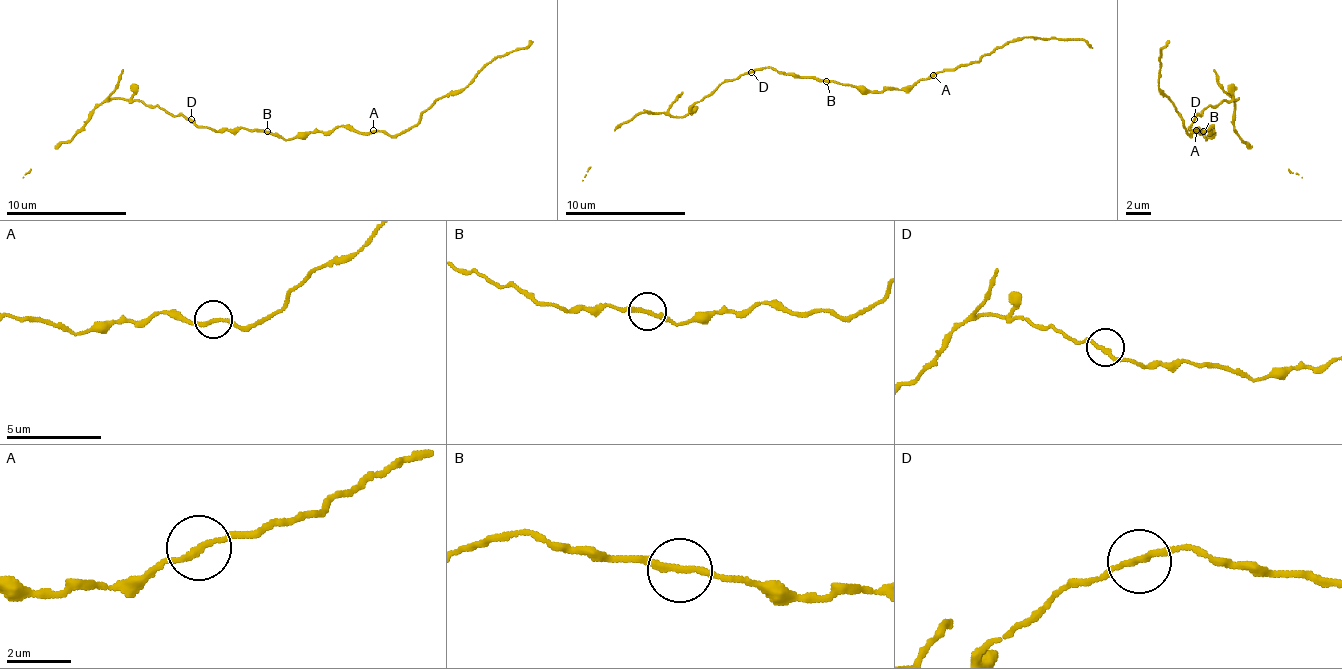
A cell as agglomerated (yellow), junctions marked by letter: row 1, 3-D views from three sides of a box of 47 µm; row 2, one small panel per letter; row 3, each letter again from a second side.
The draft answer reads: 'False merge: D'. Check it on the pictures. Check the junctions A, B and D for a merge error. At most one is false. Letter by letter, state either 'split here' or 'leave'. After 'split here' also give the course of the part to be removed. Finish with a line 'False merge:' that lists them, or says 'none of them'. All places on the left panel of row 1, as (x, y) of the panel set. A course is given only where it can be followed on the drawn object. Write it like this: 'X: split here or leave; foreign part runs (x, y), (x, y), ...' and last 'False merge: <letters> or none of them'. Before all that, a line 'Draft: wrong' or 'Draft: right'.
Draft: wrong
A: leave
B: leave
D: leave
False merge: none of them

